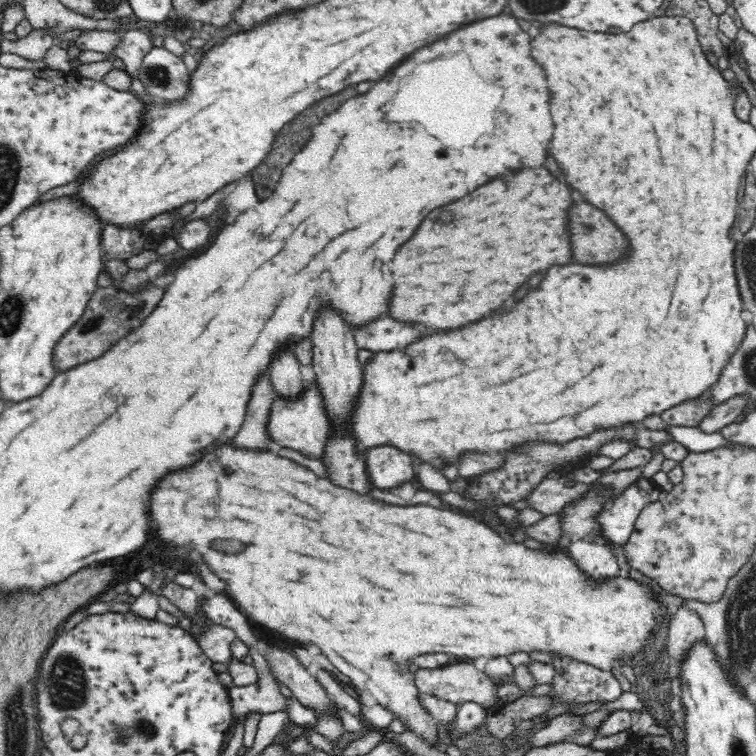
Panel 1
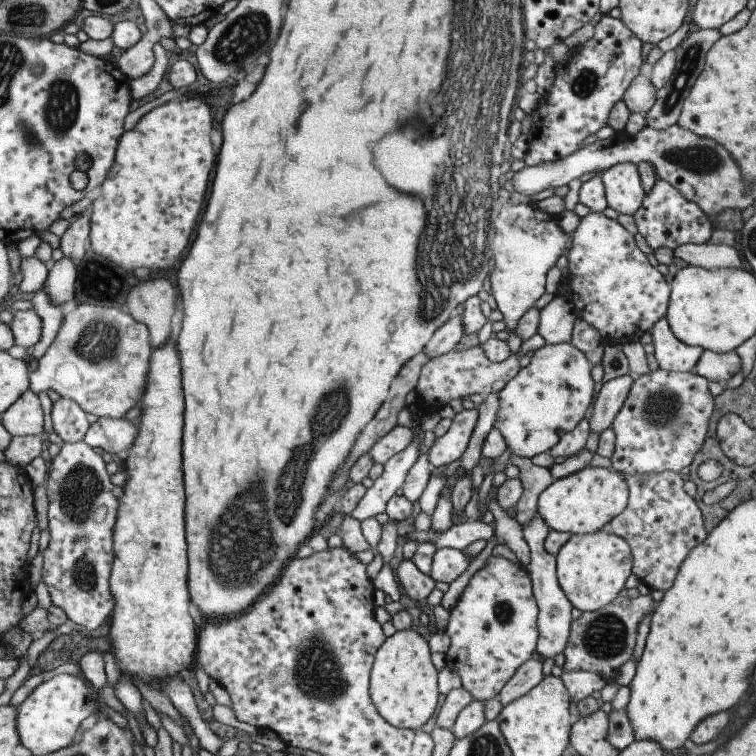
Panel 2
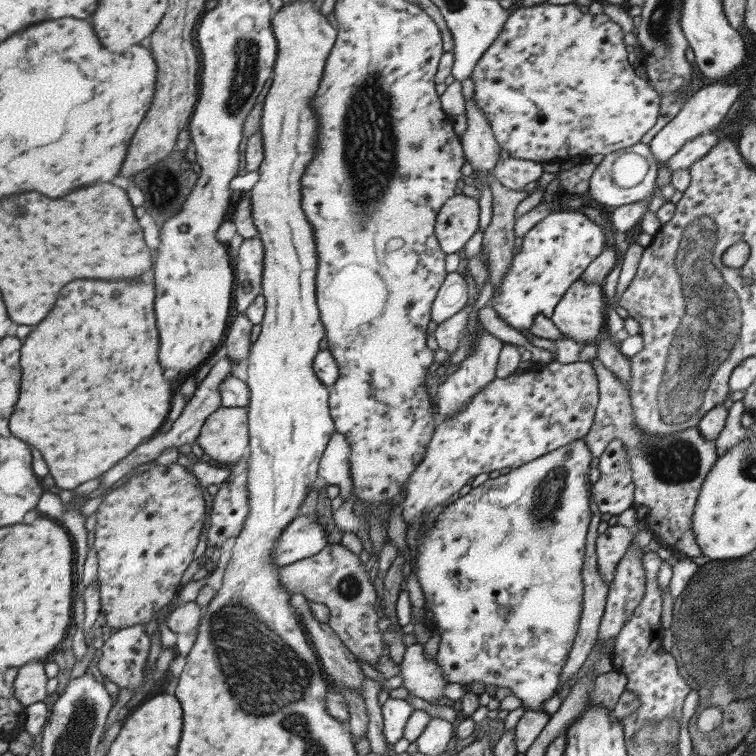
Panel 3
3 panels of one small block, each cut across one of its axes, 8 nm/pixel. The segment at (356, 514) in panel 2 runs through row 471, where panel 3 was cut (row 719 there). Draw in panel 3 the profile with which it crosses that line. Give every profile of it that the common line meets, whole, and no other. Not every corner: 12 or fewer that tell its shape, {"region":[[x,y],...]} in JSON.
{"region":[[388,697],[381,706],[384,737],[395,745],[414,708]]}

